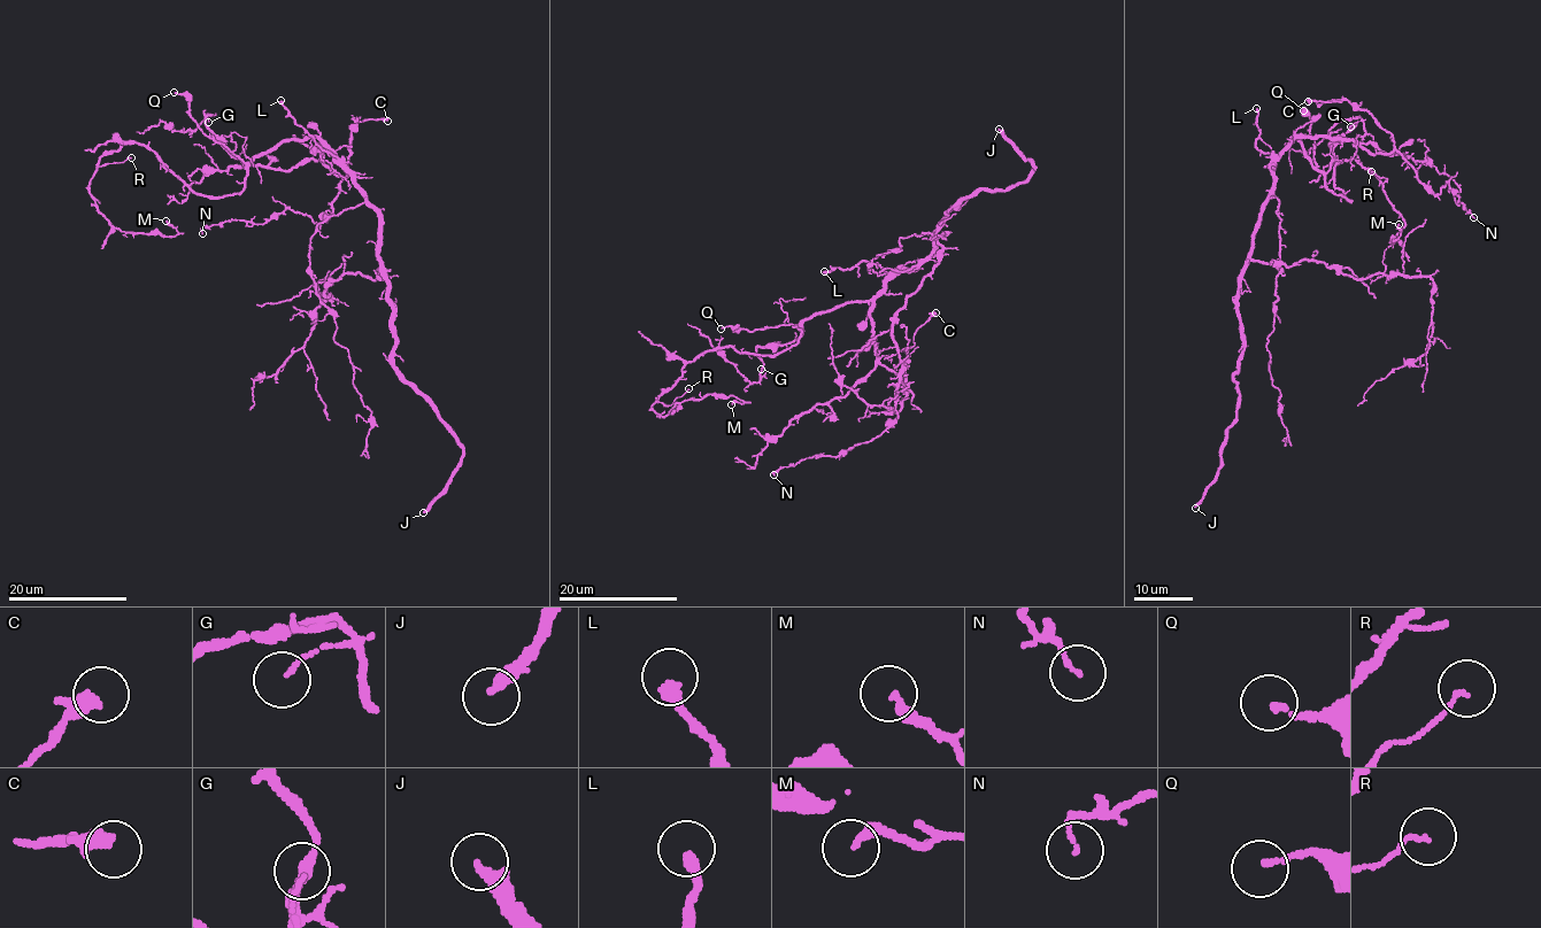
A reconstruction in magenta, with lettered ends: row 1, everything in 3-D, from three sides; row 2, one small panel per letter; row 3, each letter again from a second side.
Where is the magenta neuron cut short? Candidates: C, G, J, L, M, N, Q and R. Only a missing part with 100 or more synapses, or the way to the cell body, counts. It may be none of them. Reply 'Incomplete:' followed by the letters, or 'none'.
Incomplete: J

